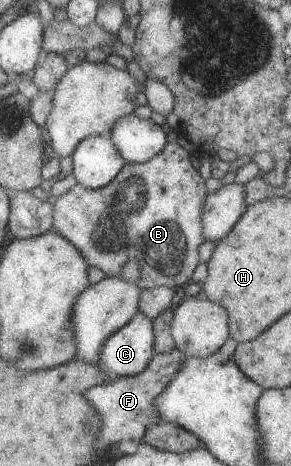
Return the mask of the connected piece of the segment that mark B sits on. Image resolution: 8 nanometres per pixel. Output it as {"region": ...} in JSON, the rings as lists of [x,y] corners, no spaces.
{"region":[[[170,142],[148,162],[125,164],[122,172],[107,187],[91,189],[77,183],[67,193],[57,197],[54,203],[55,231],[79,248],[89,265],[105,272],[106,277],[119,278],[123,265],[135,259],[141,266],[137,285],[143,290],[157,287],[185,290],[201,264],[199,248],[206,241],[203,236],[203,212],[210,192],[201,172],[191,162],[193,156],[194,153],[185,150],[181,144]]]}

